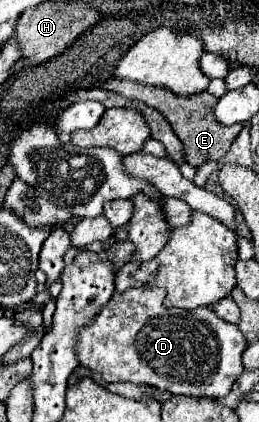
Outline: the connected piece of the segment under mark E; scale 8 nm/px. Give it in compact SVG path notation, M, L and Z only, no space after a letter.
M108 79L104 85L104 89L116 91L120 95L126 95L130 99L138 99L146 105L150 105L152 109L160 111L164 115L164 119L172 125L172 131L178 135L178 139L184 145L184 153L186 153L186 163L190 163L192 167L200 167L206 161L218 161L226 155L226 151L230 149L234 137L240 133L242 125L230 125L224 127L214 119L214 105L218 103L216 97L204 93L196 93L190 97L176 97L174 93L160 89L160 87L148 87L148 85L140 85L140 83L132 83L132 81L120 81L120 79Z

